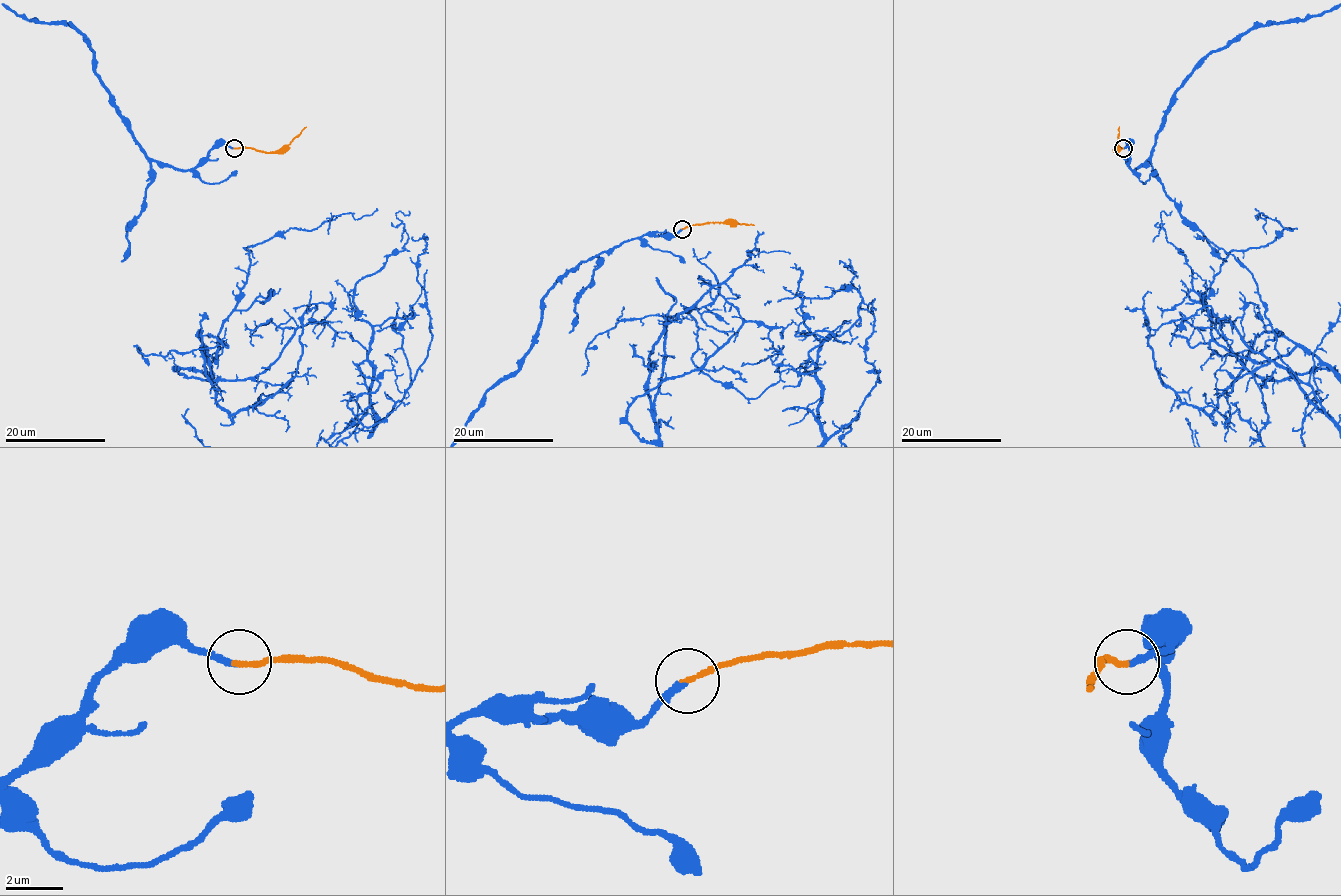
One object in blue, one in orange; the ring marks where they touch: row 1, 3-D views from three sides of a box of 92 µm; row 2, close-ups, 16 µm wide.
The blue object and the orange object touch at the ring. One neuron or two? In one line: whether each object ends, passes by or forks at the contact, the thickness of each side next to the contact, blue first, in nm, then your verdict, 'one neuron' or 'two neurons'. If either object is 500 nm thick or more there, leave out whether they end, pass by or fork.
blue ends there; orange ends there; 220 nm thick on the blue side, 200 nm on the other; one neuron

